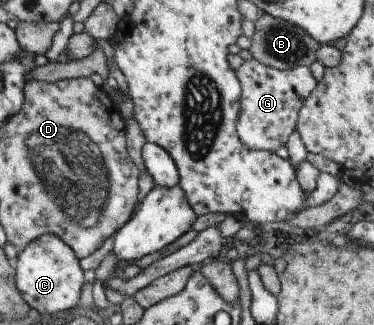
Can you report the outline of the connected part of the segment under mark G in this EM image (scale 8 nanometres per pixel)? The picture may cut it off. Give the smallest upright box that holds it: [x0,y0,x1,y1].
[235,59,317,153]

